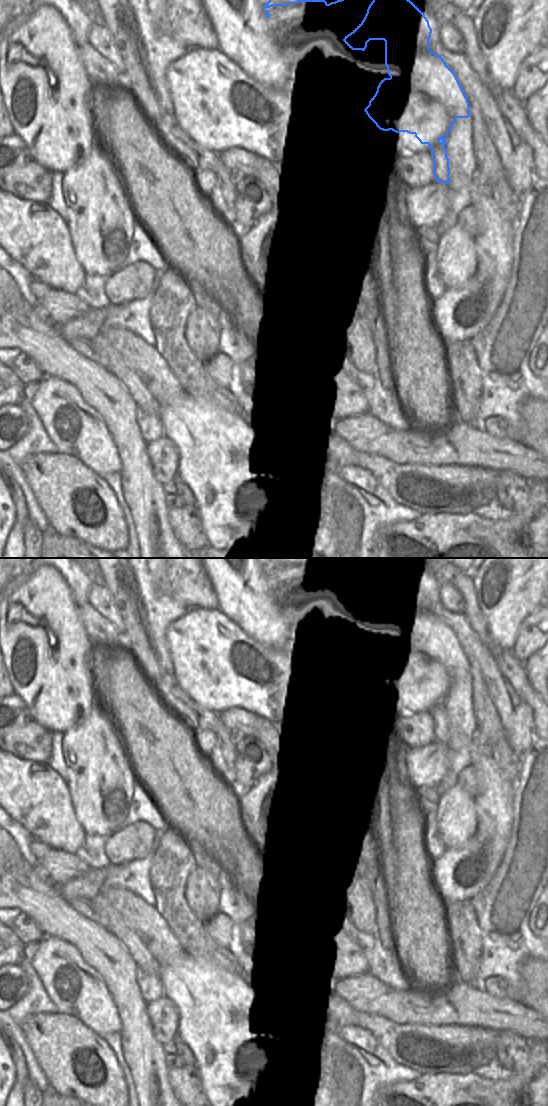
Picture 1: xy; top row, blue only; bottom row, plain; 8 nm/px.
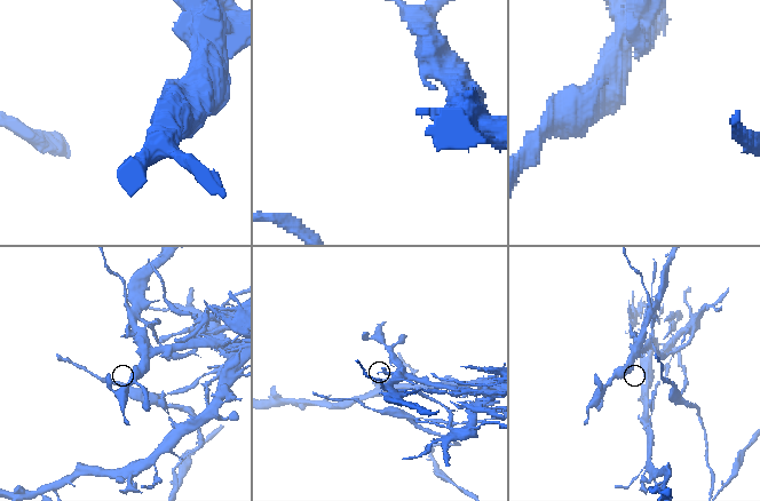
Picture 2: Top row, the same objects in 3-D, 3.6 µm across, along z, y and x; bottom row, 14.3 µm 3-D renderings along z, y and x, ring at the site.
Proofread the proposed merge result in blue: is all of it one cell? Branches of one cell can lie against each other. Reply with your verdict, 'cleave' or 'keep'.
cleave

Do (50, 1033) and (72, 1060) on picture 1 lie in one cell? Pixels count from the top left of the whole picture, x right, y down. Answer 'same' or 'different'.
same

